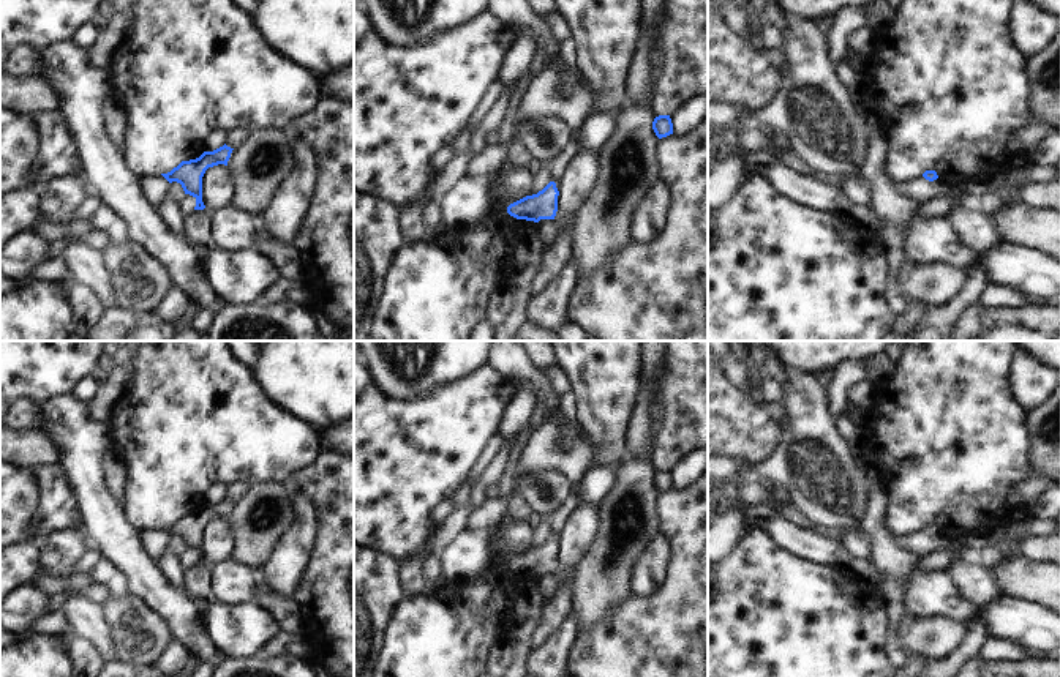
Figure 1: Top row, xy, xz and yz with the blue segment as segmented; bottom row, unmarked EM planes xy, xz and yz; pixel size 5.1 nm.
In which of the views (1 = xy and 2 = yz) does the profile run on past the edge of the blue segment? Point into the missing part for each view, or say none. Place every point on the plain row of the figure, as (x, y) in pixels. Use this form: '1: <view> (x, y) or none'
1: xy (154, 540)
2: yz (917, 542)

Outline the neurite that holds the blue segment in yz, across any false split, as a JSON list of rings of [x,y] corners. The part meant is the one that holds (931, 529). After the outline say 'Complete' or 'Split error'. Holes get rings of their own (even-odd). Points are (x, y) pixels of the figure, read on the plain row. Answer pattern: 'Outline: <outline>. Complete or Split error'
Outline: [[[926,524],[923,529],[904,535],[893,535],[893,540],[913,555],[923,555],[945,546],[945,535],[938,532],[935,524]]]. Split error.

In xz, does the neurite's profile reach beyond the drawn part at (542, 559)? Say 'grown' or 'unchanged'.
grown

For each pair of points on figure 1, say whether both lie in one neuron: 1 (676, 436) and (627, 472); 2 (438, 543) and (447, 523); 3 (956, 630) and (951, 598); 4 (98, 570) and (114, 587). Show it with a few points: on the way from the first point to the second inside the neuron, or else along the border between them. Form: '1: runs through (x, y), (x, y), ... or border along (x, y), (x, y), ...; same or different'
1: border along (651, 455), (651, 463), (656, 469); different
2: runs through (438, 538), (447, 527); same
3: border along (918, 614), (943, 614), (964, 622); different
4: runs through (103, 575), (111, 583); same

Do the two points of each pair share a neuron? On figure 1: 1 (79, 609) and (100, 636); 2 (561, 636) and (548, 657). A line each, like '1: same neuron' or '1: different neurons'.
1: same neuron
2: same neuron

